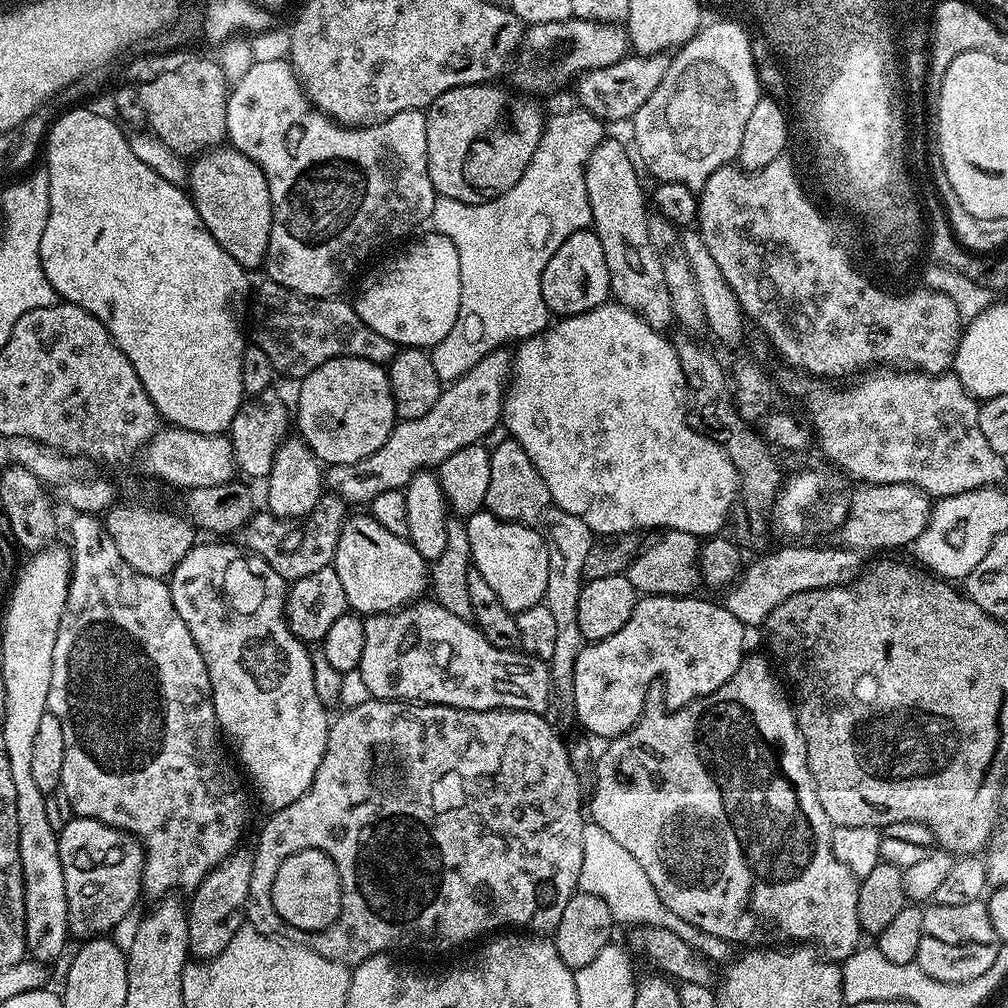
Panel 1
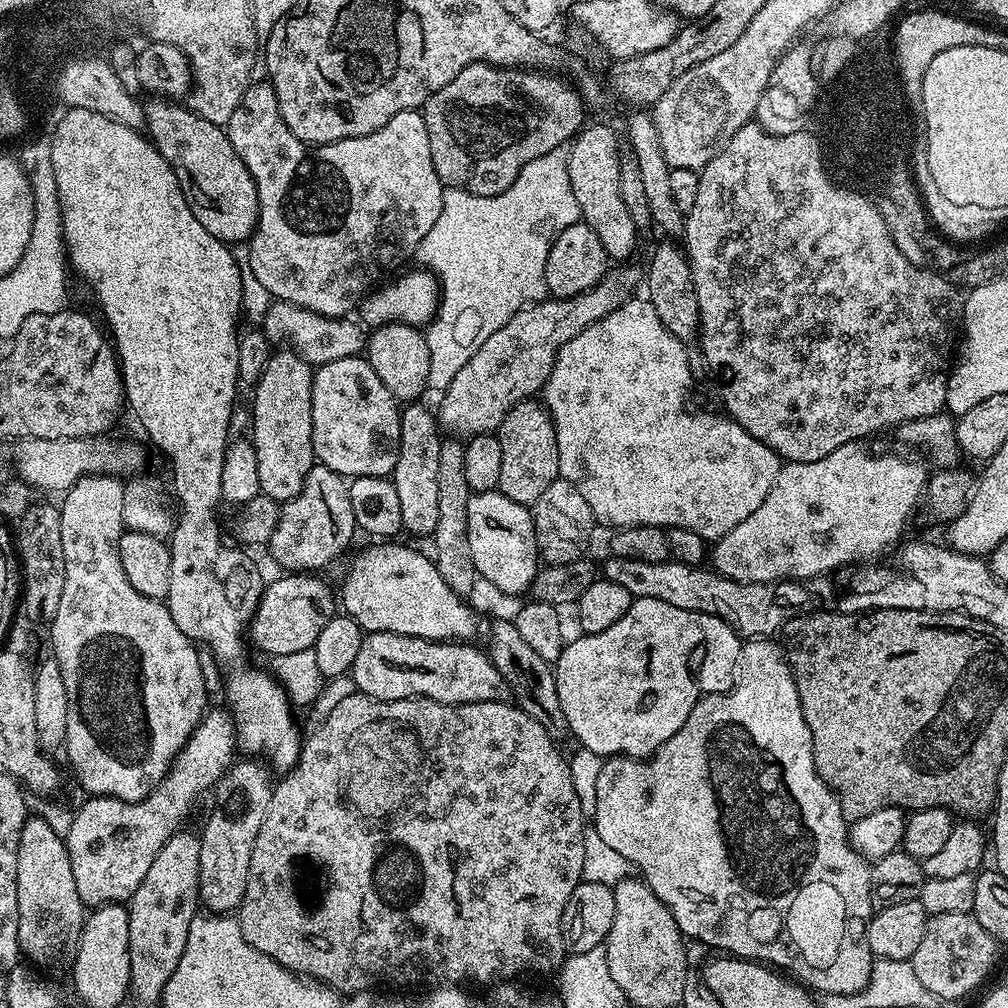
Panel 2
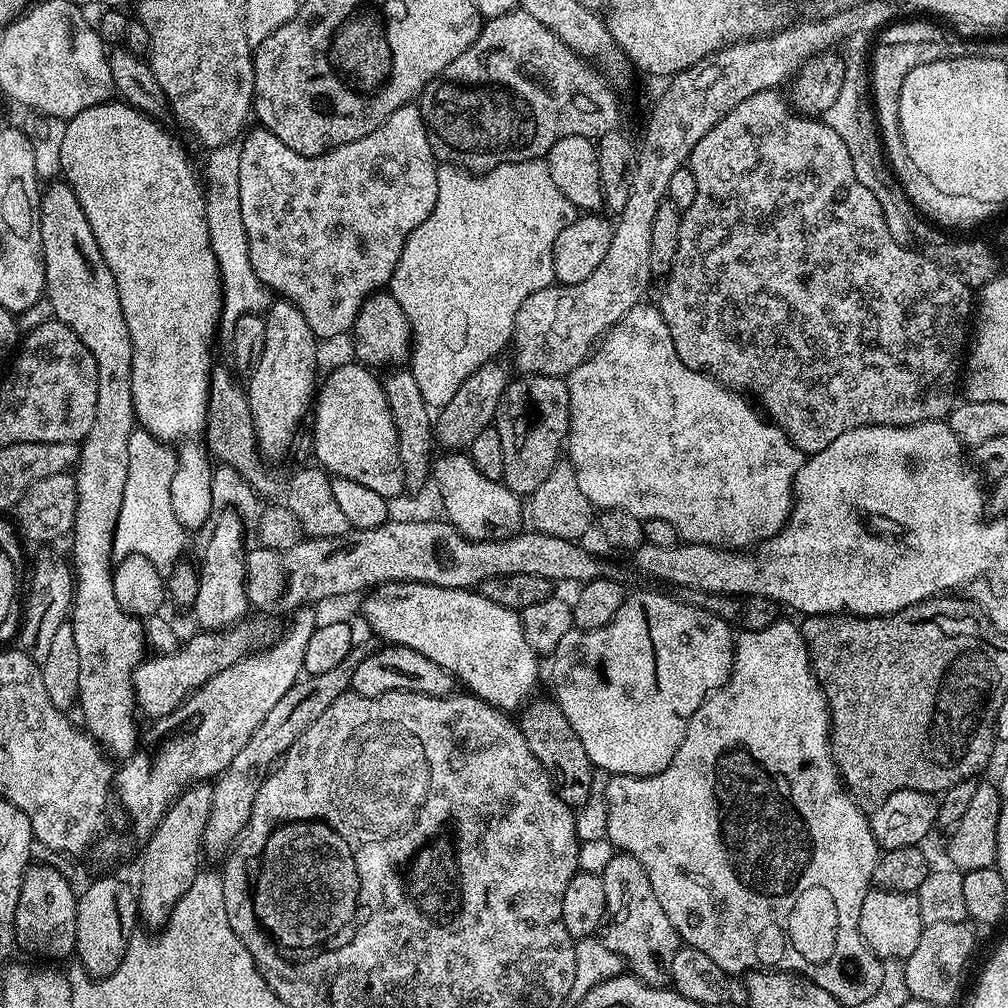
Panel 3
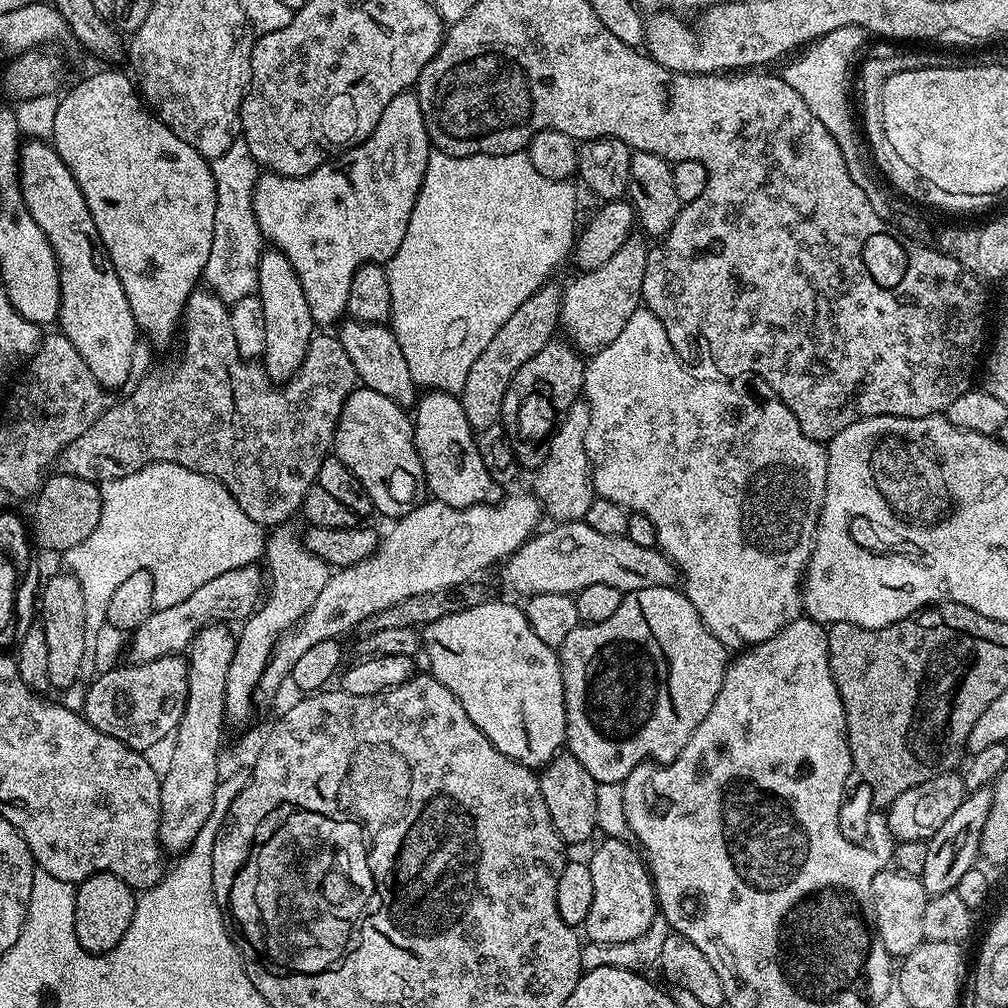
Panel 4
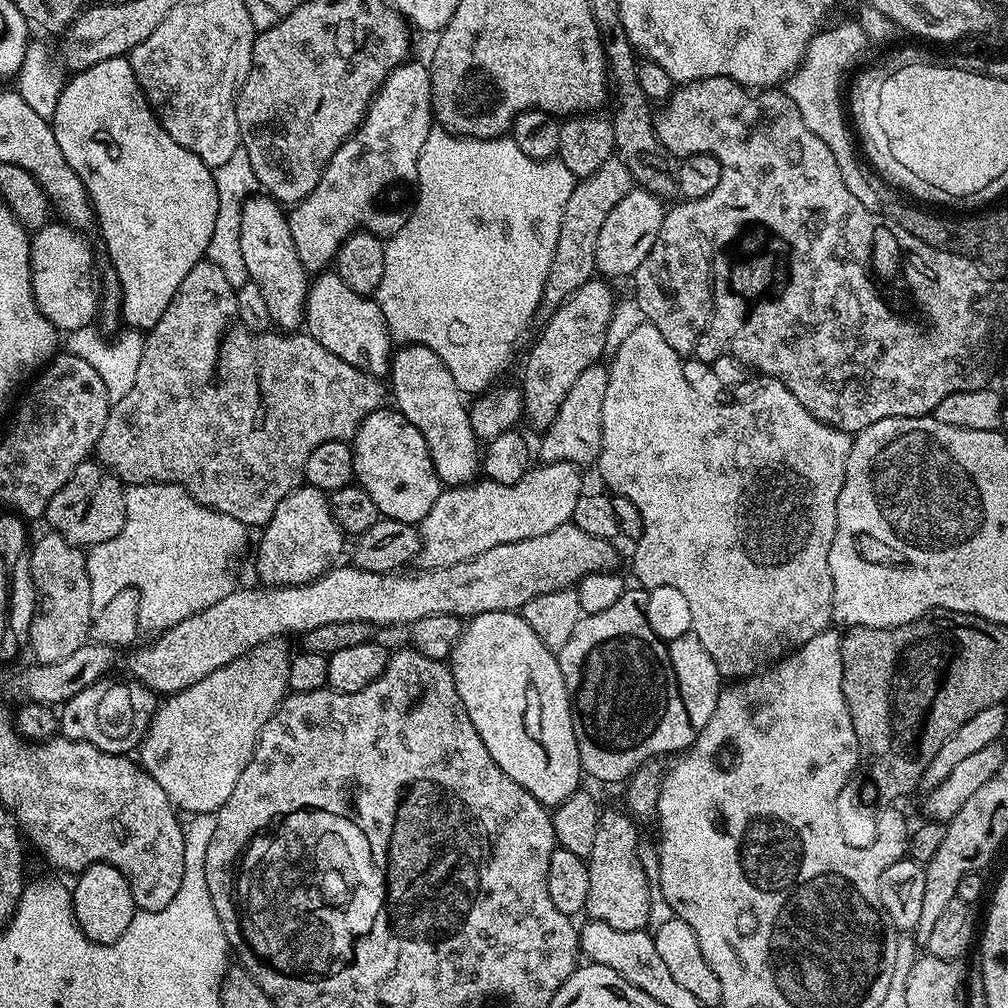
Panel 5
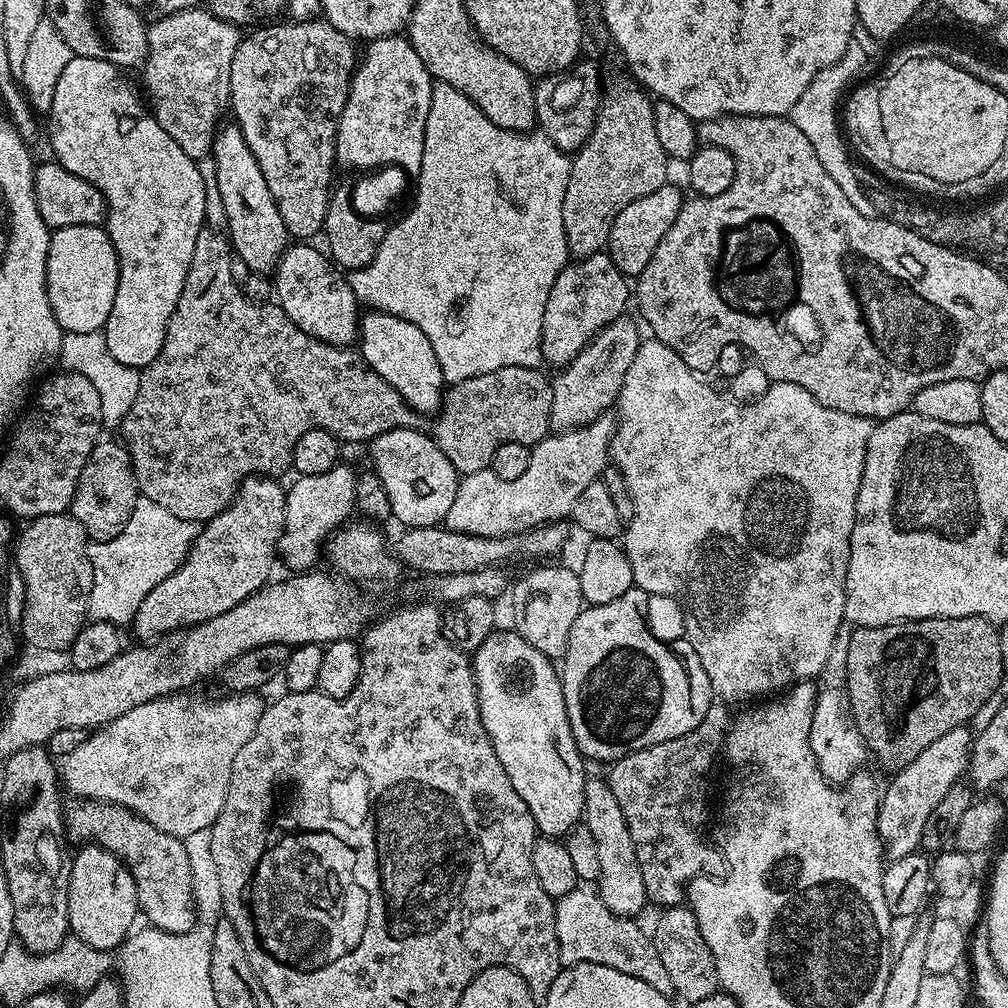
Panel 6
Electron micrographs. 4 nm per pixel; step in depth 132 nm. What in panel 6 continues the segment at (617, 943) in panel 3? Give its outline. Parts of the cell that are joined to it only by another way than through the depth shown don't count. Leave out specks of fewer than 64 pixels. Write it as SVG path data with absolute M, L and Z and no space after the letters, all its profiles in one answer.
M607 779L584 781L583 824L590 830L594 843L598 845L598 859L602 865L602 874L598 881L600 901L616 916L639 917L644 904L649 903L646 886L642 882L642 866L638 866L638 854L634 850L634 838L630 838L630 826L622 814L622 806L614 798Z

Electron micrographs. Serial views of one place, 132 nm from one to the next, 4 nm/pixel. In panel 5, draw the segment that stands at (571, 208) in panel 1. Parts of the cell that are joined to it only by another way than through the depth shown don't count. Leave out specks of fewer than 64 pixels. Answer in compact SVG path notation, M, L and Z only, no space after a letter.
M433 126L426 138L426 146L422 146L422 154L418 158L418 170L416 171L414 184L415 187L418 186L420 189L416 192L416 205L413 206L412 213L410 211L407 213L402 230L395 232L384 245L386 267L382 274L382 282L374 293L375 302L386 318L388 333L392 335L393 341L400 346L405 344L424 344L430 350L434 350L434 354L438 354L438 358L442 358L442 362L446 362L446 370L450 370L450 375L454 377L454 382L458 382L458 390L460 392L465 394L483 394L489 391L490 385L493 383L491 380L511 362L512 355L516 352L516 343L519 342L520 335L527 330L528 323L536 316L536 311L538 313L541 311L544 299L544 287L546 286L546 274L550 274L550 262L554 262L554 246L558 246L558 230L562 230L562 214L566 210L566 202L570 202L570 194L577 183L578 178L574 174L570 174L570 170L566 170L566 166L558 158L551 160L535 160L534 158L530 158L526 154L522 154L522 150L518 150L518 146L510 138L479 140L478 138L470 138L469 136L456 136L453 132L447 132L445 128Z

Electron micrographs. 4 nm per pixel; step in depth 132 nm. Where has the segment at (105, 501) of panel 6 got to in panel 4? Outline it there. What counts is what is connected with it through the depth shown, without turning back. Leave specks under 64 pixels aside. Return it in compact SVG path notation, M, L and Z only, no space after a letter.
M49 475L41 484L40 491L36 493L34 503L36 505L32 508L30 532L34 537L35 547L45 548L46 551L56 552L56 554L62 554L78 546L78 542L90 538L102 514L100 484L95 480L77 476Z

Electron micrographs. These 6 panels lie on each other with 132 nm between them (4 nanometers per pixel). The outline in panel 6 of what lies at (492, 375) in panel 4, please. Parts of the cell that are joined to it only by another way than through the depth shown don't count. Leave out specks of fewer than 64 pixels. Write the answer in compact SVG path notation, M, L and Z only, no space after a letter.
M631 75L607 77L594 130L571 157L570 182L566 182L566 198L562 198L562 226L573 257L605 251L614 218L630 202L669 183L670 161L654 134L653 107L653 97Z

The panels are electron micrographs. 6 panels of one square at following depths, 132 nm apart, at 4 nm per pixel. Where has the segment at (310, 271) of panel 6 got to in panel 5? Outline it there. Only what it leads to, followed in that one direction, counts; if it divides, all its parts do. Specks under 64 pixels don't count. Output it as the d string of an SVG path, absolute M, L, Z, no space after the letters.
M325 270L311 281L308 296L304 300L303 327L307 335L314 338L314 342L326 346L330 354L338 354L338 358L350 362L350 366L377 378L387 377L391 373L394 341L392 335L388 333L382 310L372 296L363 296L358 294L358 290L350 290L350 286L342 282L342 278L335 270Z

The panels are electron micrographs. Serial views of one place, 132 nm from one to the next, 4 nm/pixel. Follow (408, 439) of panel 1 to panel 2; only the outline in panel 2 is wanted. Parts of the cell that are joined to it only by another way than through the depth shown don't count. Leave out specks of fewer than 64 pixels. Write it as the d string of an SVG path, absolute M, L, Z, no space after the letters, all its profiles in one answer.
M624 262L619 266L609 267L603 278L594 287L577 296L561 300L545 298L528 305L527 308L517 310L510 318L510 322L506 322L506 326L494 330L494 334L490 334L490 338L486 338L486 342L482 342L482 346L478 346L474 358L470 358L470 362L466 362L466 366L462 366L462 370L458 370L458 374L454 374L454 382L450 382L450 386L443 389L441 396L444 397L440 400L440 408L438 407L438 423L441 429L456 438L471 438L495 433L499 429L500 423L503 422L504 415L510 409L518 402L535 397L543 389L556 361L556 355L560 353L562 346L566 346L566 342L570 342L570 338L574 338L574 334L582 334L582 330L586 330L586 326L606 318L606 314L618 310L618 306L633 299L635 292L632 291L639 284L641 287L642 272L641 269L639 272L630 265L631 263Z

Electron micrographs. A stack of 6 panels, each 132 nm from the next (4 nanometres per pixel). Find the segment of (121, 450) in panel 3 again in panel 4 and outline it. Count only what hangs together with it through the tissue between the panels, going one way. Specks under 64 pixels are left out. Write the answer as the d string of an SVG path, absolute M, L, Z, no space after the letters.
M29 139L20 149L19 165L20 193L26 210L30 218L38 222L38 230L46 234L58 262L59 331L74 342L74 350L82 354L101 388L120 388L128 379L133 379L132 359L136 356L138 329L130 302L126 302L126 290L122 290L122 282L118 282L114 262L98 234L98 226L94 226L94 218L90 218L86 198L82 198L74 174L70 174L66 162L62 162L47 139Z

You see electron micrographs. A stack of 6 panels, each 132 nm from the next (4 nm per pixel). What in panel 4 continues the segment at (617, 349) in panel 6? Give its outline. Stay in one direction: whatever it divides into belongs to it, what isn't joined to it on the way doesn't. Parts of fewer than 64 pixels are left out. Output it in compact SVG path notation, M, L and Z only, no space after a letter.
M581 398L569 406L564 421L554 429L548 440L548 453L540 468L535 469L536 489L534 495L540 501L541 509L548 512L556 522L583 520L590 502L594 498L592 486L592 464L588 461L586 434L590 426L590 406Z

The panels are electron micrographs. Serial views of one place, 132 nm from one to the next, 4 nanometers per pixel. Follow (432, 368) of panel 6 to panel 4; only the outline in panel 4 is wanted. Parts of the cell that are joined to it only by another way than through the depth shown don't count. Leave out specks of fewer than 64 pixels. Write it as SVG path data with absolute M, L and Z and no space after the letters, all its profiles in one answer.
M425 391L414 405L412 433L422 458L428 492L435 499L455 508L466 508L470 504L498 504L504 499L505 489L490 478L490 470L486 470L486 462L482 462L482 454L478 454L477 433L462 410L459 395Z

